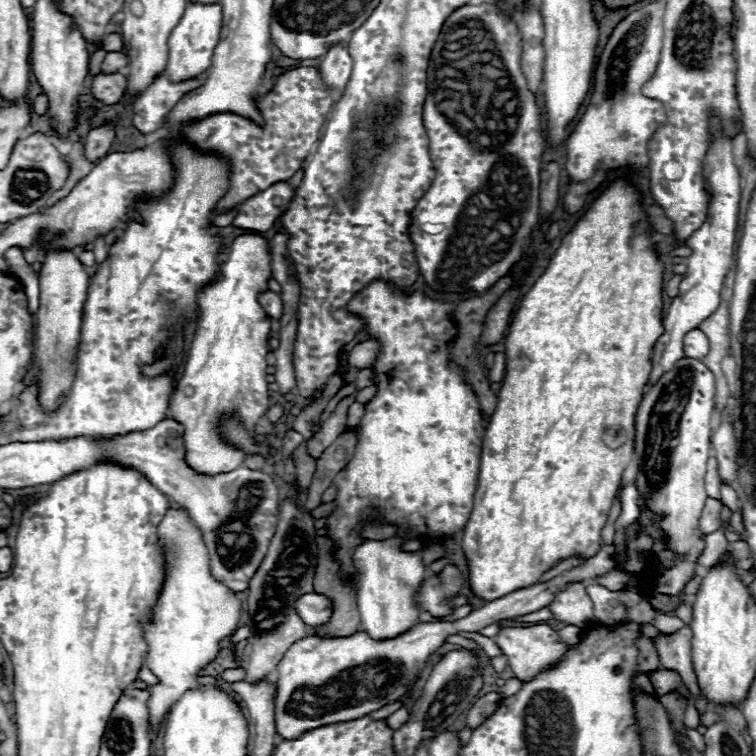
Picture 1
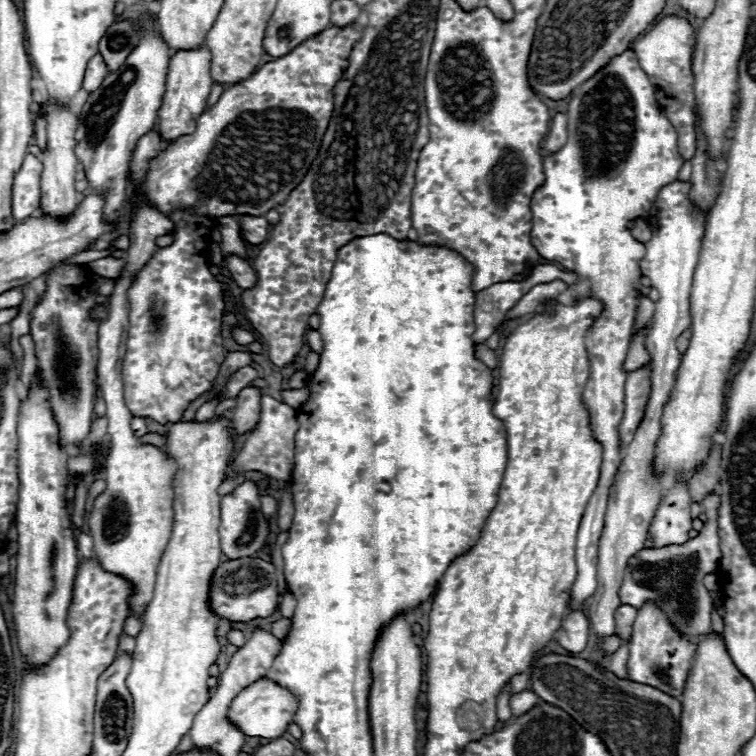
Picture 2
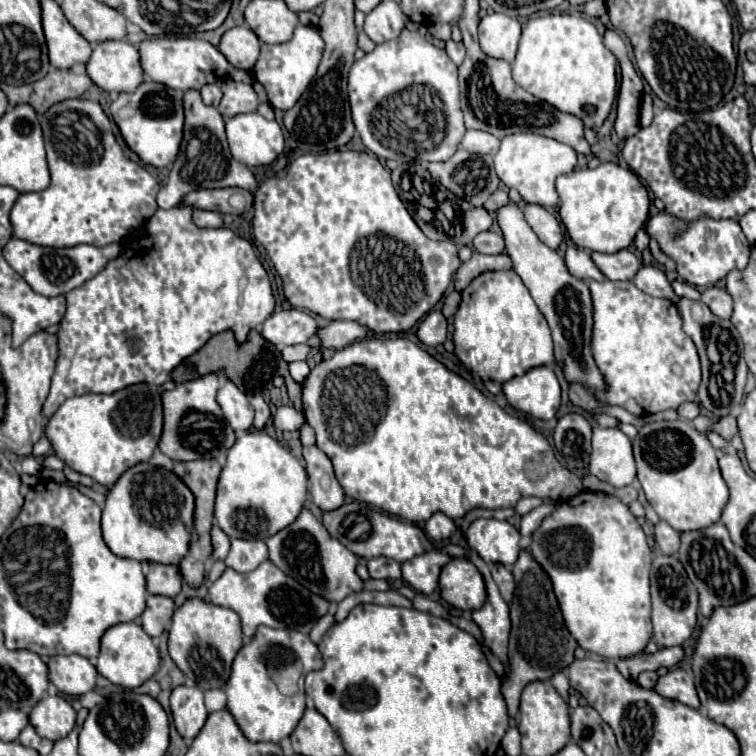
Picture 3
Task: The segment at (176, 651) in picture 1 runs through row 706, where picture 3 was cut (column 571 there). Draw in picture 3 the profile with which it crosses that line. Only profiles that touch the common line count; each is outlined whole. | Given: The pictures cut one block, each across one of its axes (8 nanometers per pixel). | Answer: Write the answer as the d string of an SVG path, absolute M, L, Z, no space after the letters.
M510 134L502 138L500 150L494 154L494 166L498 178L508 186L516 188L524 202L536 202L544 208L552 208L558 204L556 194L556 178L560 174L568 174L576 166L576 152L562 142L540 134Z

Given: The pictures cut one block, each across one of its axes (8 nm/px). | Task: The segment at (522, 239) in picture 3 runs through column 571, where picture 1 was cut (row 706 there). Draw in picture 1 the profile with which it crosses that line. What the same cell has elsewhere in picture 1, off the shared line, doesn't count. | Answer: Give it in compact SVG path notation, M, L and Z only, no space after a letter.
M602 546L600 552L580 566L558 574L556 578L510 592L498 600L484 604L480 610L470 612L466 618L456 622L430 622L416 624L406 636L396 636L394 640L370 640L364 632L356 632L346 638L318 638L306 636L294 642L282 660L278 662L276 678L276 696L274 696L274 720L276 734L286 740L300 738L306 730L328 726L334 722L356 720L366 716L372 710L380 710L384 704L394 702L404 696L408 686L424 670L428 656L444 644L448 634L458 632L478 632L502 618L524 616L546 608L554 602L554 596L568 588L572 582L596 582L598 576L604 576L614 570L614 548Z

